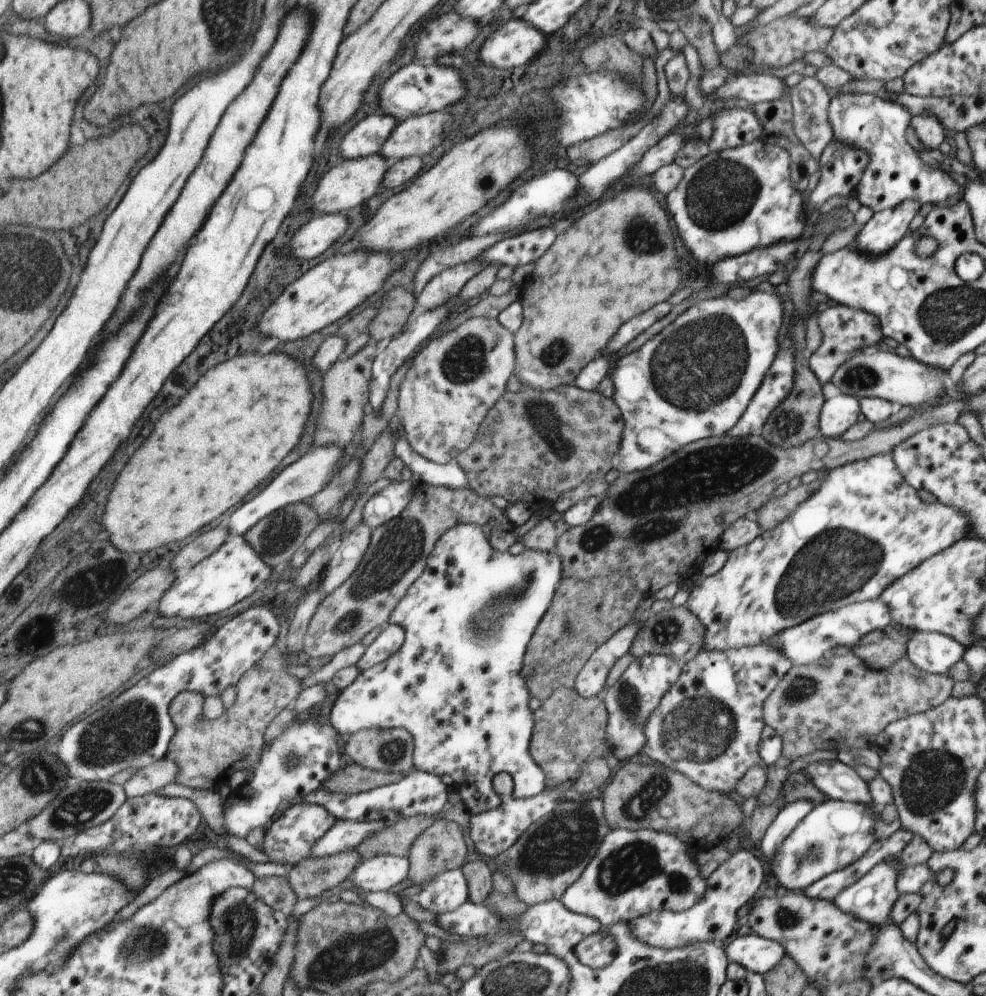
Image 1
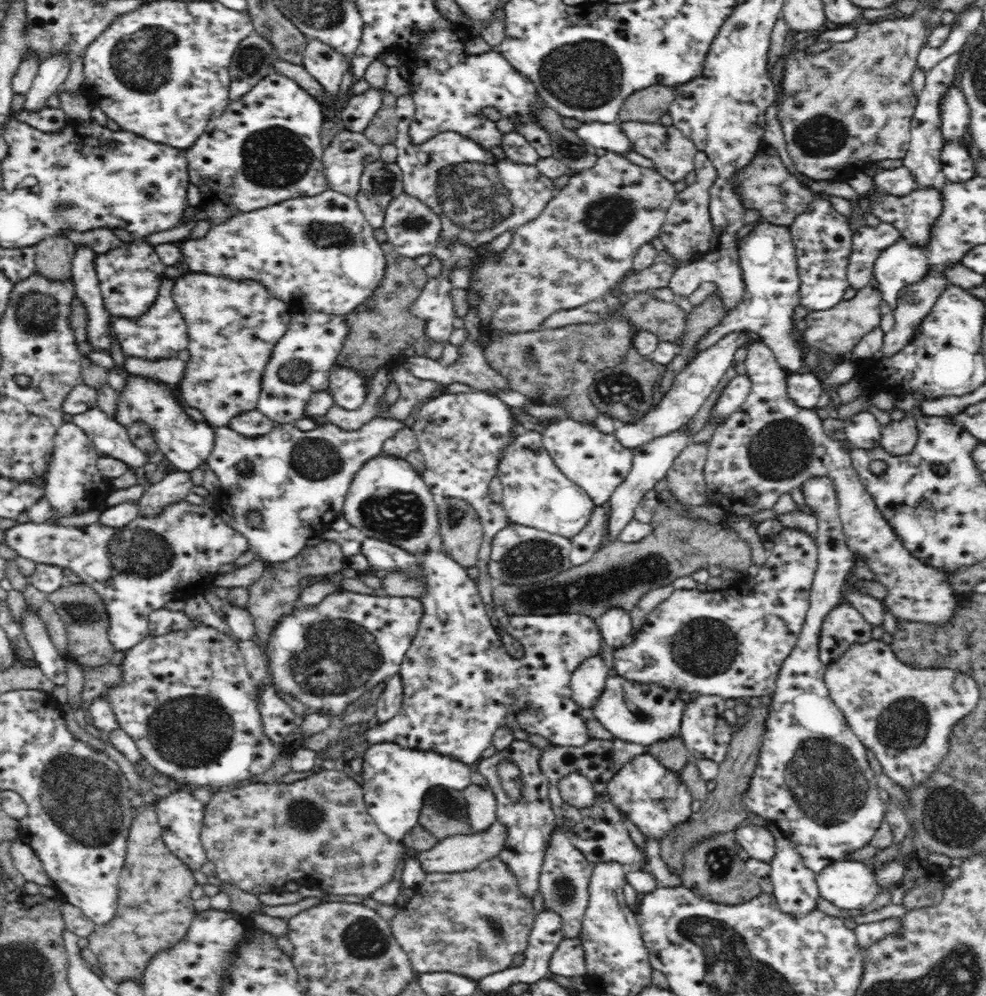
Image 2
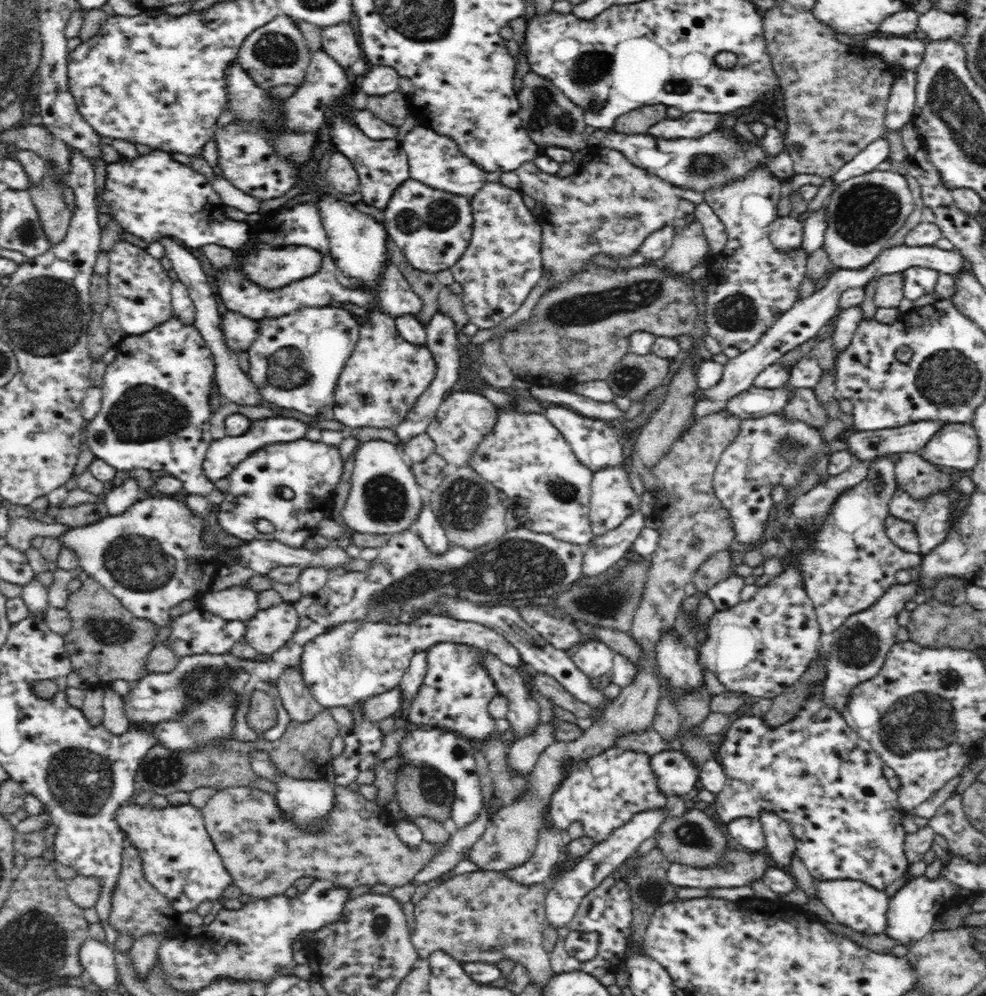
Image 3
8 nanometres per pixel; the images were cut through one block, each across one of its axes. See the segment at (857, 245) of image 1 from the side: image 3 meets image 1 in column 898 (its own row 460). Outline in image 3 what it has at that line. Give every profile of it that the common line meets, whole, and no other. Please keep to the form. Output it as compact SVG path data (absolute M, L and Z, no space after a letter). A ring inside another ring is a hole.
M267 417L264 419L252 420L248 432L242 436L228 436L220 440L213 440L212 444L209 444L207 458L203 464L203 472L210 477L212 481L220 480L220 478L226 478L230 471L244 459L247 458L252 452L261 449L262 446L266 446L270 443L287 443L295 440L300 440L306 436L308 432L308 425L296 418L289 417Z

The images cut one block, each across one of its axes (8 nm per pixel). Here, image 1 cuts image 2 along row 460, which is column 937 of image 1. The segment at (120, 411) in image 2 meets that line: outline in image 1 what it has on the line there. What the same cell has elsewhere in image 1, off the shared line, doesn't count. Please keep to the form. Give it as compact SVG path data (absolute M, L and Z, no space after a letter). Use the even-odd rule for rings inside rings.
M839 94L838 97L832 97L828 105L828 116L831 127L833 128L833 138L843 143L863 148L869 152L870 162L864 171L859 185L854 190L853 195L860 199L861 206L868 206L874 213L884 212L884 209L894 208L903 200L916 199L921 204L935 204L936 207L948 208L962 200L962 186L958 186L948 172L936 166L924 164L918 154L912 150L908 144L904 133L910 122L910 112L903 105L894 101L887 101L880 96L871 94Z

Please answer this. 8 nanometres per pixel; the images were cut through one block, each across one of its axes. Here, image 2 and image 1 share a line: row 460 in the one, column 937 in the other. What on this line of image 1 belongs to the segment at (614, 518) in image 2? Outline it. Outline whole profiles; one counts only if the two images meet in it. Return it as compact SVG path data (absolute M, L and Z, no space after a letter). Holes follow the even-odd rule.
M917 631L906 641L906 656L923 671L944 675L962 658L964 647L944 633Z

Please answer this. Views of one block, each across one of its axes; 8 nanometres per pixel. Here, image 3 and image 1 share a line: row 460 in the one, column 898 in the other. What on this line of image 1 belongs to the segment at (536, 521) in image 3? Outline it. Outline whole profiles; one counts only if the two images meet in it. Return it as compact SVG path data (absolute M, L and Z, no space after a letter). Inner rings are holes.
M891 453L876 455L872 458L854 461L843 467L833 468L831 471L824 472L820 478L823 480L821 487L808 500L805 500L800 506L792 510L791 514L782 523L773 529L764 530L761 536L755 538L750 544L729 551L726 564L716 574L703 577L694 586L686 606L699 617L707 629L703 649L709 651L710 649L724 650L756 646L766 643L770 638L782 631L795 627L822 613L854 603L878 599L888 587L900 580L901 577L914 571L919 564L924 563L931 556L946 551L948 547L952 547L968 534L968 526L970 526L968 513L964 513L952 505L942 504L940 501L932 504L922 502L918 498L918 494L916 494L917 490L914 490L912 485L908 484L906 477L899 471L899 467L895 464L894 456Z

